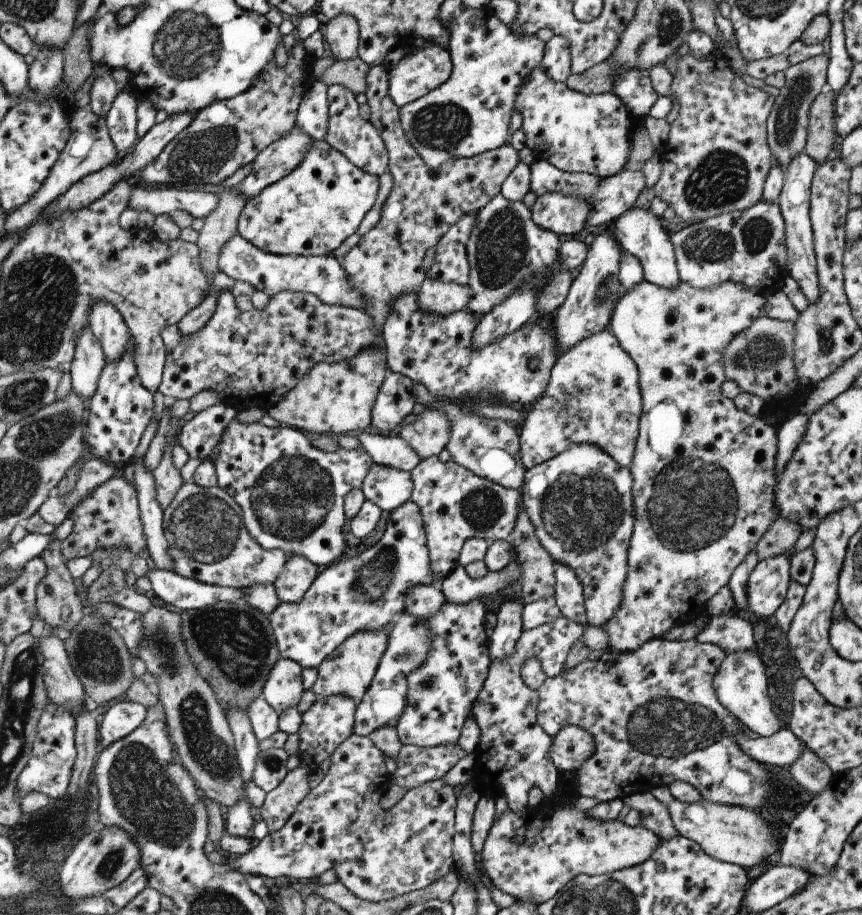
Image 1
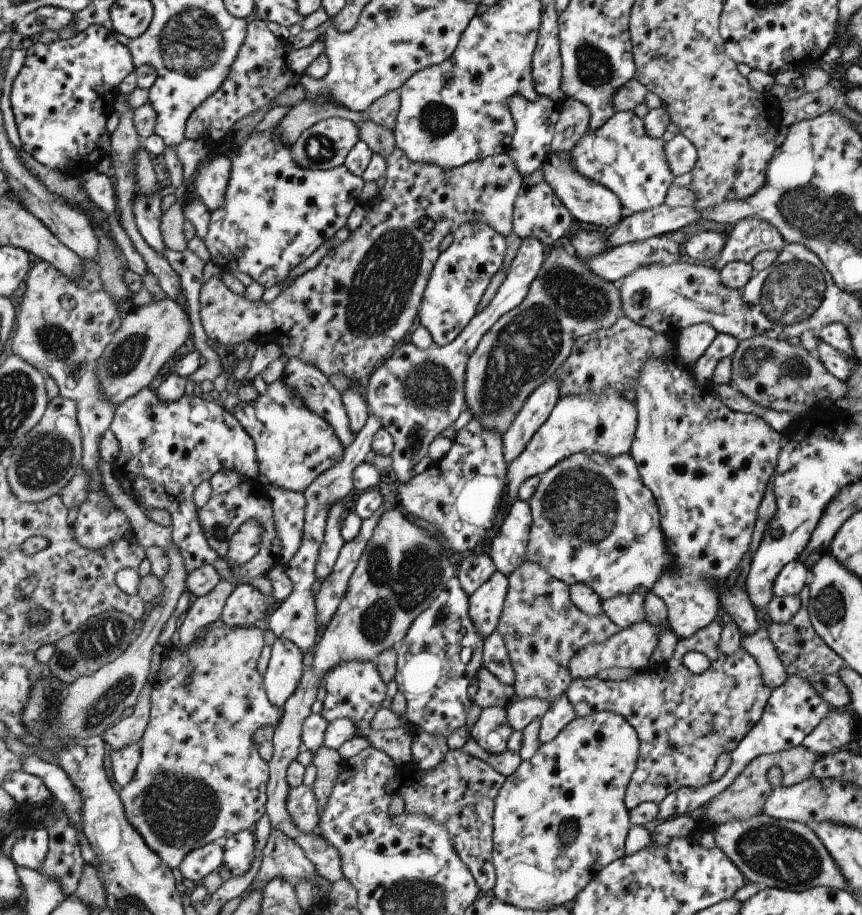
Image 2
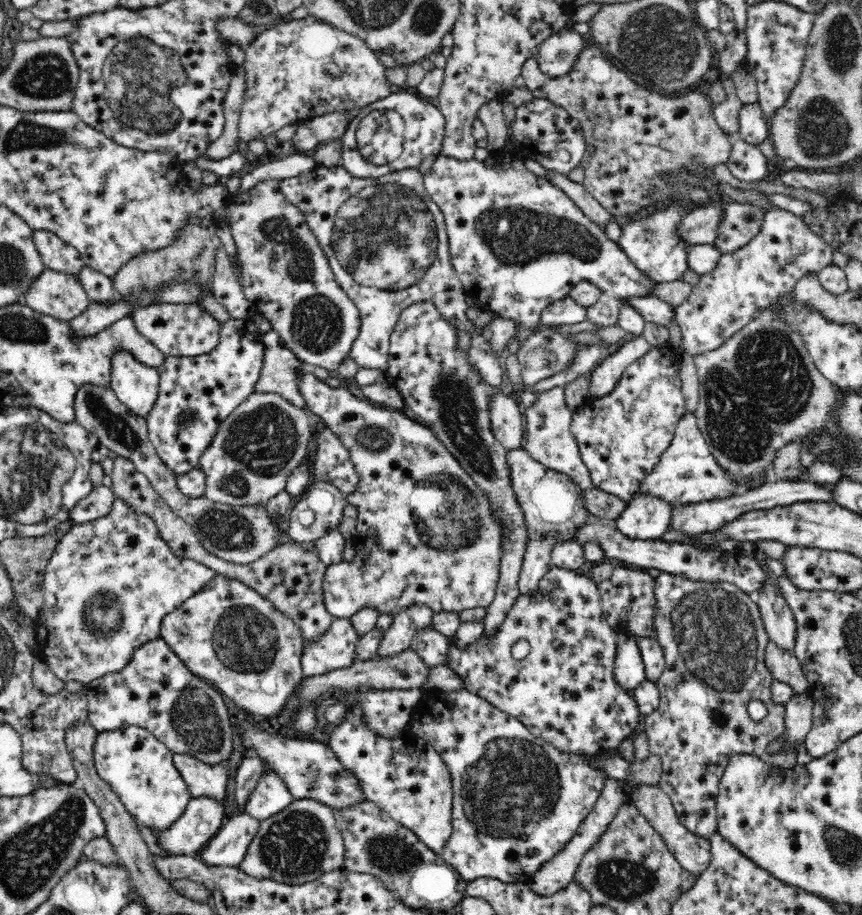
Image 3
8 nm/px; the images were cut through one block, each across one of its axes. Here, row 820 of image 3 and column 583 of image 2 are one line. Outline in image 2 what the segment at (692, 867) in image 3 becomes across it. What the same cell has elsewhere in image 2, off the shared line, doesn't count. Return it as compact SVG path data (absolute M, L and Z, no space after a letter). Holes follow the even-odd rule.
M645 621L632 624L630 627L621 629L611 638L604 640L602 643L589 643L580 648L570 658L568 664L568 673L571 680L590 679L597 676L599 671L605 671L606 668L632 668L639 672L645 669L649 655L657 642L657 628L662 626L652 626Z

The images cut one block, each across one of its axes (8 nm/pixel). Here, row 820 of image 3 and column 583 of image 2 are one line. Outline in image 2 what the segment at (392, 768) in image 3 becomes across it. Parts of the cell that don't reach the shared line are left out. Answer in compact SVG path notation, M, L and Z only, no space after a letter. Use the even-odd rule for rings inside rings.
M611 387L604 389L597 397L595 395L569 395L559 398L546 421L539 426L535 434L529 439L523 452L507 465L505 475L507 502L512 505L517 500L519 485L524 480L544 473L555 466L556 462L572 454L594 452L614 457L627 453L636 429L636 415L636 408L630 397L618 395Z

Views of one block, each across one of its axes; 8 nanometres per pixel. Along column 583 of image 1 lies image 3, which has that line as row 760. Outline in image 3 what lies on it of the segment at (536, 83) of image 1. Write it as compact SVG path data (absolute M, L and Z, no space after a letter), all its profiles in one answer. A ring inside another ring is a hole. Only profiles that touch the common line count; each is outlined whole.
M130 726L114 732L102 732L96 736L94 744L95 768L102 780L105 780L124 805L128 814L135 819L135 824L148 827L157 831L168 830L176 822L187 808L187 804L192 800L192 793L184 781L184 777L173 764L173 752L153 734L144 728Z

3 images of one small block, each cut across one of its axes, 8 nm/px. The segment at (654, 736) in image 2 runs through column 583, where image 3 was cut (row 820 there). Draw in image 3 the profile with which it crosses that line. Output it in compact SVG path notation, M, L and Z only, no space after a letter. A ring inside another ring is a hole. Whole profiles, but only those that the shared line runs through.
M659 573L653 580L653 593L656 601L656 612L654 615L653 626L655 631L655 638L658 639L660 646L663 648L665 656L665 667L662 674L658 677L656 684L660 689L660 702L658 708L653 713L645 715L645 734L648 740L648 750L650 755L659 756L660 763L662 763L662 773L659 782L659 787L662 792L665 792L672 801L675 808L678 820L694 834L702 838L709 839L714 832L717 832L717 814L716 814L716 798L719 793L719 784L722 776L730 763L730 758L736 754L748 754L757 756L768 767L776 767L776 769L789 770L797 766L796 756L800 754L800 748L803 745L796 745L786 749L771 749L771 745L778 740L784 738L785 727L785 707L779 704L774 704L770 696L770 687L773 683L772 675L766 670L764 664L764 652L766 652L768 643L768 635L766 635L766 628L764 627L759 606L753 596L744 594L739 588L727 582L716 582L710 584L709 582L690 582L690 580L682 576L672 576L671 574ZM752 700L760 700L767 707L767 714L762 720L756 722L750 715L748 715L748 702Z

